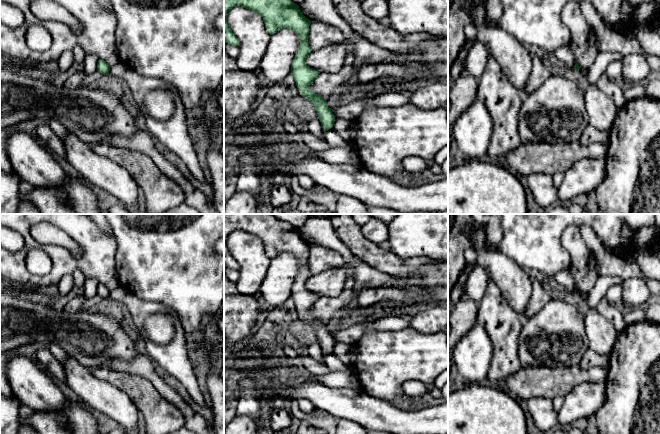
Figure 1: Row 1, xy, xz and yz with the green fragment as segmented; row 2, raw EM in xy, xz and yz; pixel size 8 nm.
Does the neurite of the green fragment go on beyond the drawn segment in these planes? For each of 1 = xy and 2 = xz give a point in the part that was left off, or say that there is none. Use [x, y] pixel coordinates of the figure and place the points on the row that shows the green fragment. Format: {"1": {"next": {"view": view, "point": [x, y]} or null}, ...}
{"1": {"next": null}, "2": {"next": null}}

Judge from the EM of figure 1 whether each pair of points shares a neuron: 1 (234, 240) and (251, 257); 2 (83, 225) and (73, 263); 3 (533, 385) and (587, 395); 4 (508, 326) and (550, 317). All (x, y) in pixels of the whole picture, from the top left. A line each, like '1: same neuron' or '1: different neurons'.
1: same neuron
2: same neuron
3: different neurons
4: different neurons

